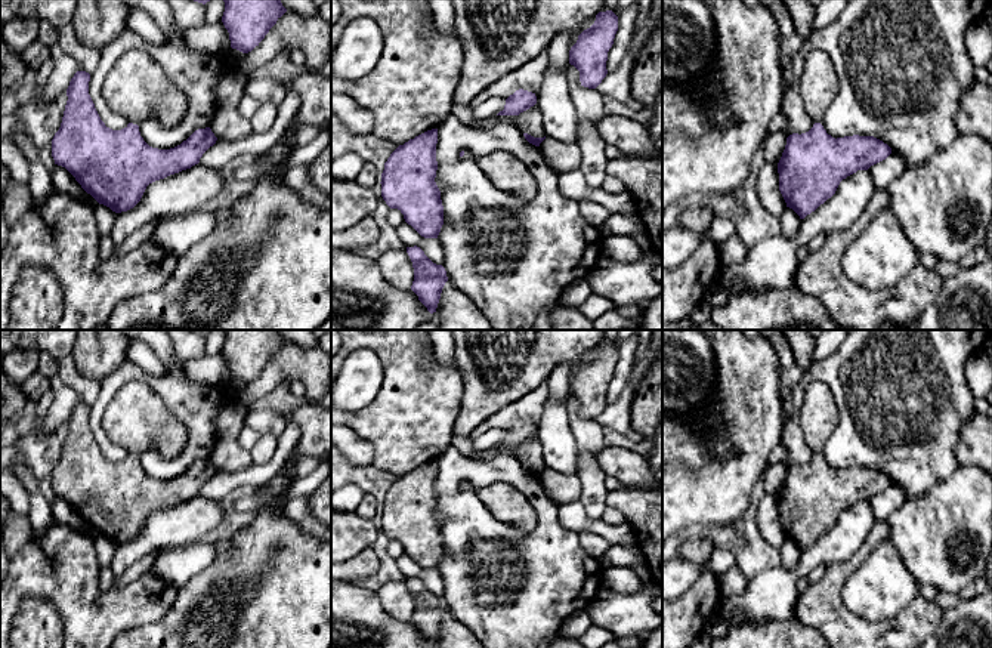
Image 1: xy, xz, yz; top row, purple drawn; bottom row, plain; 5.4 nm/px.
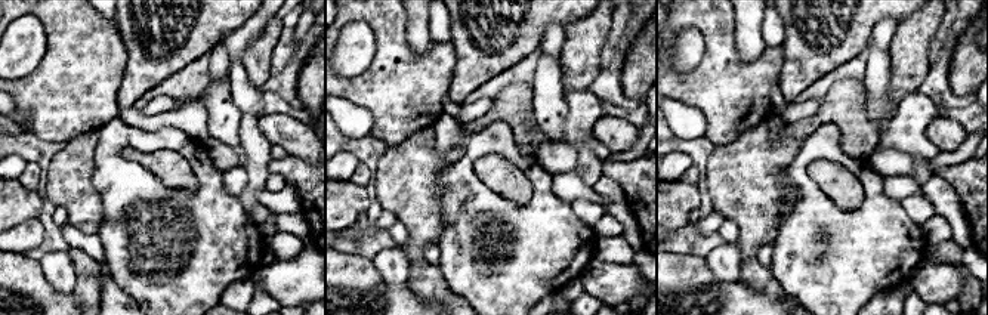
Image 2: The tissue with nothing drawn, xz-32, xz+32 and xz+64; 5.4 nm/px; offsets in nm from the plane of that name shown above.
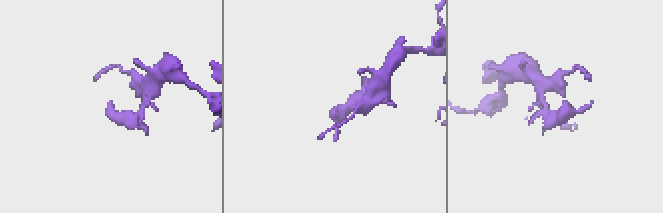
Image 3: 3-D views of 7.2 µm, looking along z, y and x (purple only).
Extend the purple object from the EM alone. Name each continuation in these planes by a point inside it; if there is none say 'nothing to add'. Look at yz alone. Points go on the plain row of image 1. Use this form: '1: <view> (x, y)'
1: yz (819, 416)

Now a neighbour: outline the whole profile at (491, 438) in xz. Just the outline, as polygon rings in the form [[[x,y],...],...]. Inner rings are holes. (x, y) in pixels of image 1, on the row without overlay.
[[[489,429],[479,435],[478,438],[472,438],[473,447],[478,450],[491,450],[495,448],[500,442],[504,441],[506,429]]]

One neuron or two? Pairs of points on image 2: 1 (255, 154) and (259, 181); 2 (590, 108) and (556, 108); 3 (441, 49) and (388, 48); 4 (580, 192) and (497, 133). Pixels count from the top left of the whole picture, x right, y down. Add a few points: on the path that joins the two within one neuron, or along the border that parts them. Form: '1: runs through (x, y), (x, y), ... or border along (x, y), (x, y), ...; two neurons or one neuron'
1: runs through (258, 160), (258, 175); one neuron
2: border along (565, 95), (565, 129), (558, 141); two neurons
3: runs through (428, 62), (405, 62), (401, 58); one neuron
4: border along (552, 176), (552, 190), (571, 203); two neurons

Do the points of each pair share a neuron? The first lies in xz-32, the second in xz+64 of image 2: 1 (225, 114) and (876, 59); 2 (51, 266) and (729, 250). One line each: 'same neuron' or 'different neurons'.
1: same neuron
2: same neuron

